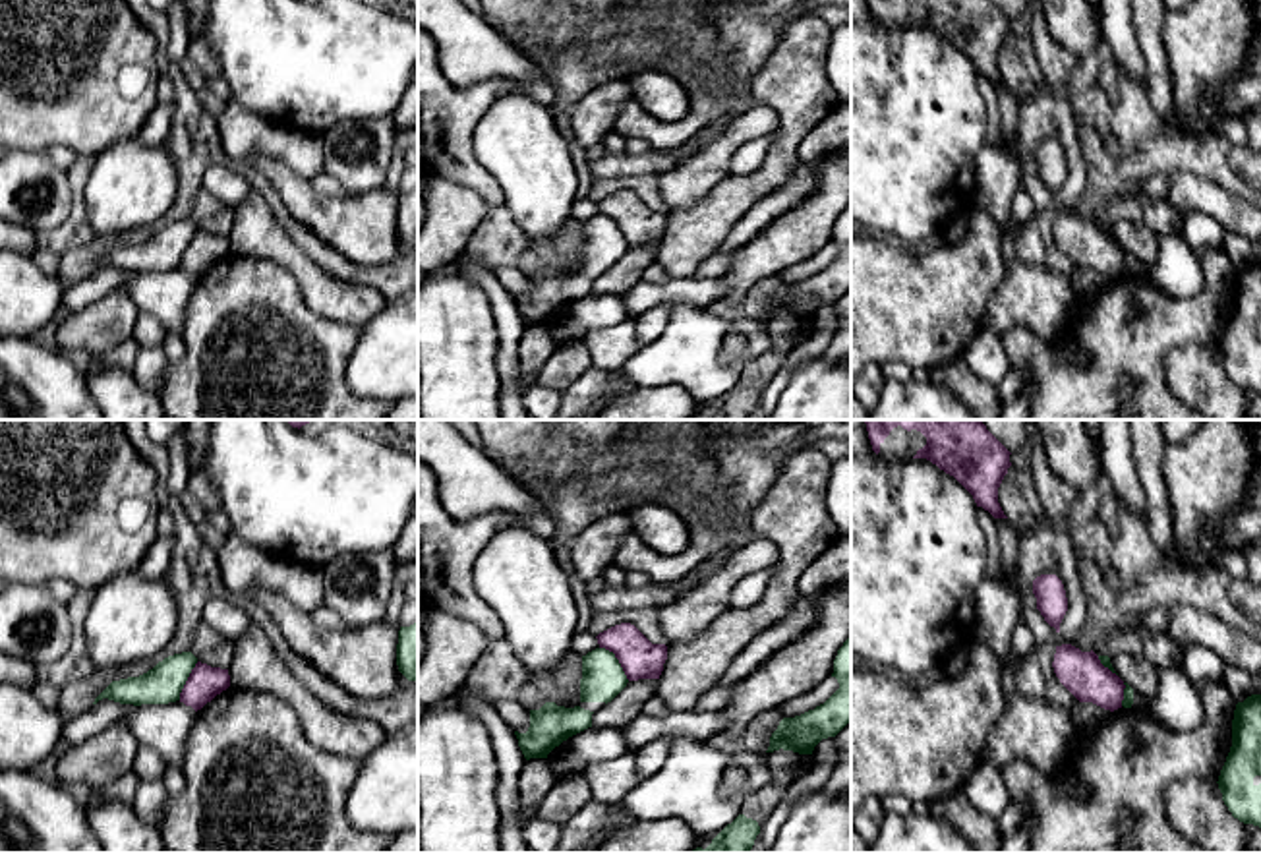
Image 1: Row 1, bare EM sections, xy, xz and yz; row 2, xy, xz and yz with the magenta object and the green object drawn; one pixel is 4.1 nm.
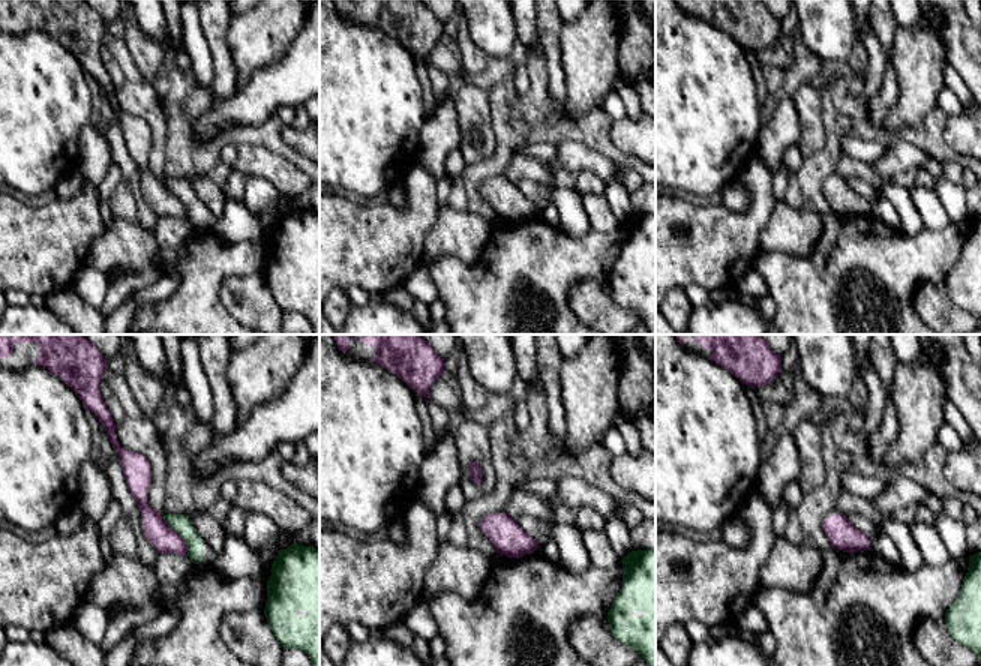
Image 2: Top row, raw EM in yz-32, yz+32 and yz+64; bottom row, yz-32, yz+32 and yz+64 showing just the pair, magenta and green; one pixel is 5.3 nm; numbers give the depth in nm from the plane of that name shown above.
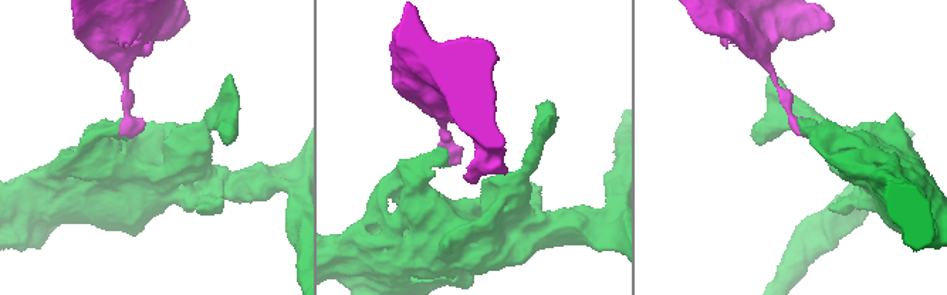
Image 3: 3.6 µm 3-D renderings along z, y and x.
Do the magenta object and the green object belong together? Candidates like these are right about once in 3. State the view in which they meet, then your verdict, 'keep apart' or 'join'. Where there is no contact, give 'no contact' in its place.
xz | keep apart

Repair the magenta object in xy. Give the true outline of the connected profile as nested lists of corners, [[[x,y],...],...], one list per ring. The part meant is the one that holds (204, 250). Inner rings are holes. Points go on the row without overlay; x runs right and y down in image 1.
[[[197,228],[180,259],[180,269],[197,279],[228,253],[228,236],[211,234]]]

